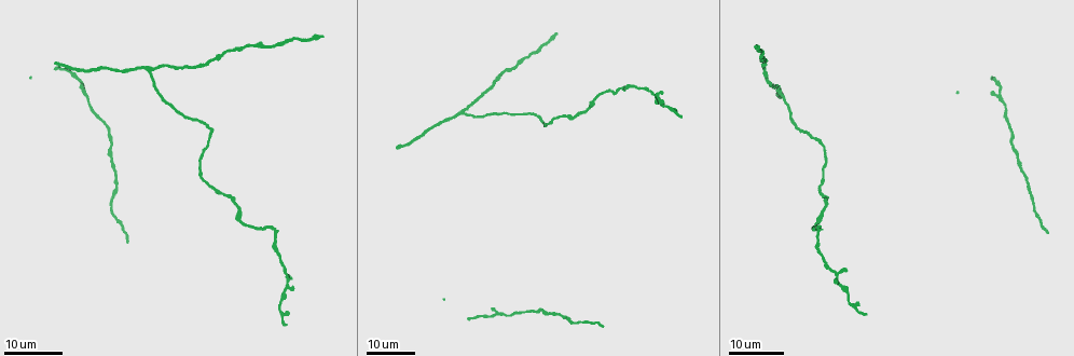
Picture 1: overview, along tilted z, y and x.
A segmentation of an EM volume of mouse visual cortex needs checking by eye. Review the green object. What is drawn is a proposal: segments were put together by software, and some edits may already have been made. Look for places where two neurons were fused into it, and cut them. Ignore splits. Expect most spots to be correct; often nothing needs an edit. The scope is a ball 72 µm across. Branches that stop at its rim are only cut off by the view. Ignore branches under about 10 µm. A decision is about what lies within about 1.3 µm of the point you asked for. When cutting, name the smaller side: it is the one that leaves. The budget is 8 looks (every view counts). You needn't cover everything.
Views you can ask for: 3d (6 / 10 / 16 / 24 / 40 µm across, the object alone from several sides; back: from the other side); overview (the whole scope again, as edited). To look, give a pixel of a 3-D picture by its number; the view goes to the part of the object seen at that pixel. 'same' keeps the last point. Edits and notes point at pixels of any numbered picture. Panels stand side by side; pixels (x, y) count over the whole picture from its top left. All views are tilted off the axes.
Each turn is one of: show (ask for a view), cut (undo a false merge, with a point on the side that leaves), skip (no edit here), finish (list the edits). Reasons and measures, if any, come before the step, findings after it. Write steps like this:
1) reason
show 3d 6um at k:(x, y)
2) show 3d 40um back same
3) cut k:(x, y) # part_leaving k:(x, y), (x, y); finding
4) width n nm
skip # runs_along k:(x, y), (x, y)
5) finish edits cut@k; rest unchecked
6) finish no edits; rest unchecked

calibre changes
show 3d 24um at 1:(82, 90)

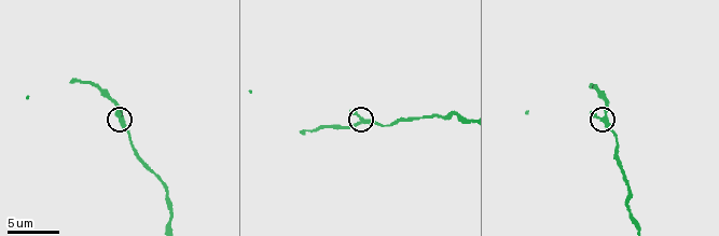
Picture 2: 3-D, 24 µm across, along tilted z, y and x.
show 3d 6um at 2:(124, 120)

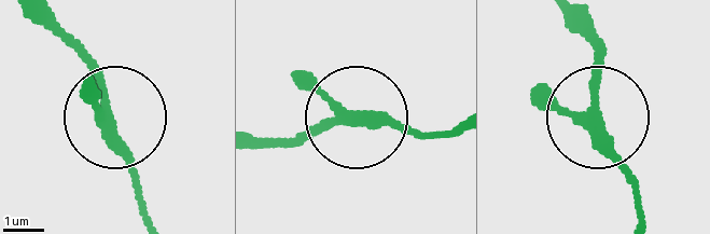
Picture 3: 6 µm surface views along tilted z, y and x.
show 3d 6um back at 3:(591, 115)

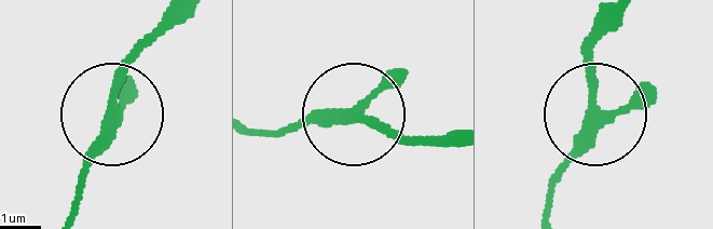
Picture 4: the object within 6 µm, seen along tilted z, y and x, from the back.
width 250 nm
skip # all the same neuron

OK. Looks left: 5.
arms part here
show 3d 16um at 1:(151, 67)

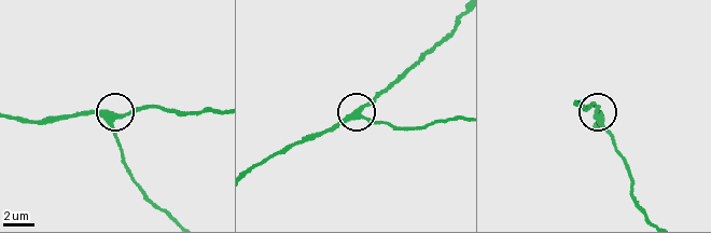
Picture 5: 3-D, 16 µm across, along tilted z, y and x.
show 3d 6um at 5:(355, 112)

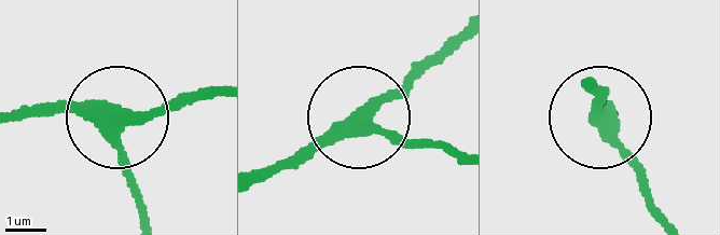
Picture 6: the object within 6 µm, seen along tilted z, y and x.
skip # runs_along 6:(452, 153), (359, 125), (440, 49); one neuron here

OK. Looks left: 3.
show 3d 16um at 1:(619, 87)

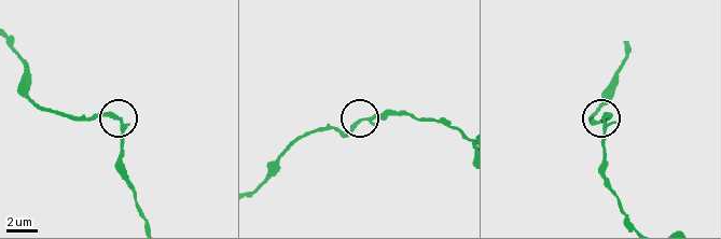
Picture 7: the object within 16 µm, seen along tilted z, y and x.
show 3d 6um at 7:(116, 119)

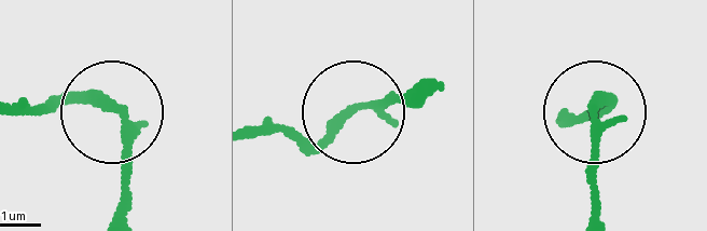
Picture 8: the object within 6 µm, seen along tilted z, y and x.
show 3d 6um back at 8:(111, 105)

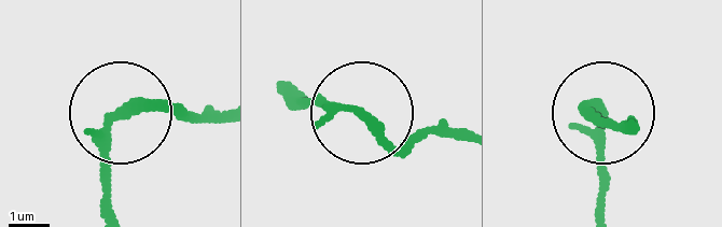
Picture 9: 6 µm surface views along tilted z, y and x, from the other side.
width 200 nm
skip # runs_along 9:(222, 109), (115, 121), (106, 213); continuous, no second neuron

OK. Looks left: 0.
finish no edits; rest unchecked

